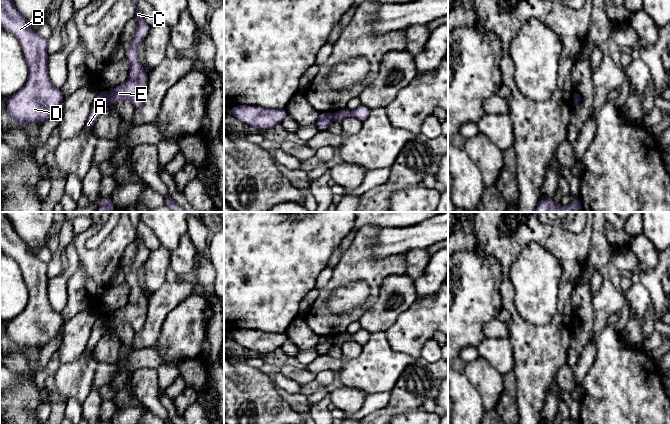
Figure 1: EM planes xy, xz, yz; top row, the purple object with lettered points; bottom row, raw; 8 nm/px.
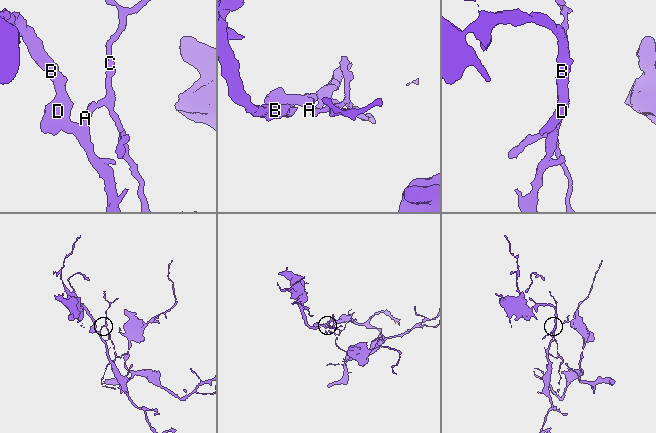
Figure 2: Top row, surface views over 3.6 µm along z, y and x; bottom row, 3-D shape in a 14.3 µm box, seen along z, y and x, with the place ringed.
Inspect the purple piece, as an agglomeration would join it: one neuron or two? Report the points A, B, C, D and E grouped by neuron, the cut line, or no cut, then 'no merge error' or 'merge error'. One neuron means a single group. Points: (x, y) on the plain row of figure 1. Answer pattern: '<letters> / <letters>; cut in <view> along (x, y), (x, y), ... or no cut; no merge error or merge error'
A B D / C E; cut in xy along (109, 317), (112, 326); merge error

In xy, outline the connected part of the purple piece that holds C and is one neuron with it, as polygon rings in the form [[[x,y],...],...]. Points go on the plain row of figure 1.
[[[129,212],[129,217],[136,230],[137,252],[130,273],[126,276],[126,282],[129,284],[129,300],[125,307],[115,311],[110,316],[112,327],[118,327],[122,323],[129,323],[135,333],[142,330],[146,318],[148,299],[144,294],[138,280],[138,271],[141,265],[145,263],[149,256],[149,249],[143,244],[142,238],[137,233],[140,221],[140,212]]]

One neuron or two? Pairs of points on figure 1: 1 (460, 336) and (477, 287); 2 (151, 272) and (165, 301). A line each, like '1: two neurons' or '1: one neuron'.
1: one neuron
2: two neurons

